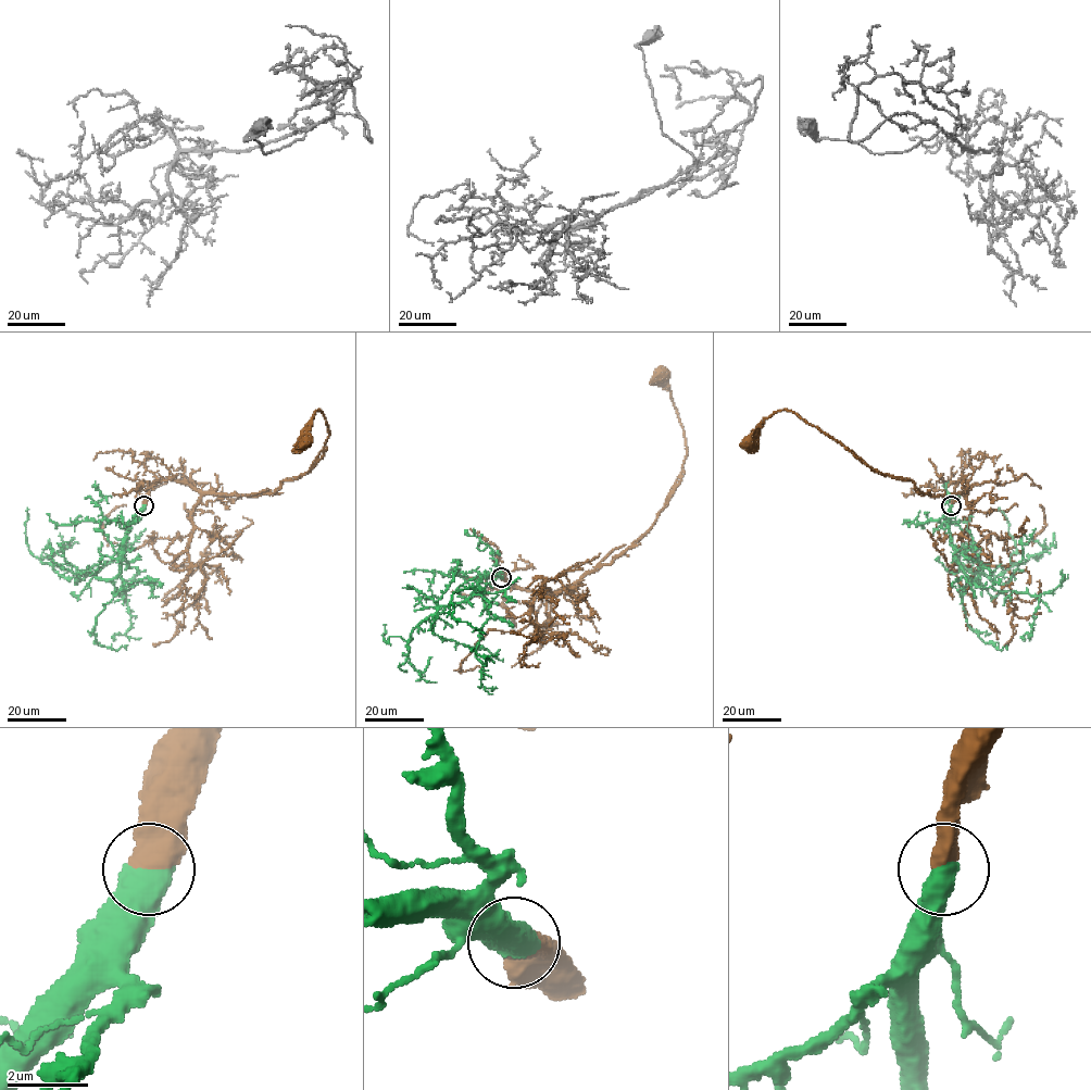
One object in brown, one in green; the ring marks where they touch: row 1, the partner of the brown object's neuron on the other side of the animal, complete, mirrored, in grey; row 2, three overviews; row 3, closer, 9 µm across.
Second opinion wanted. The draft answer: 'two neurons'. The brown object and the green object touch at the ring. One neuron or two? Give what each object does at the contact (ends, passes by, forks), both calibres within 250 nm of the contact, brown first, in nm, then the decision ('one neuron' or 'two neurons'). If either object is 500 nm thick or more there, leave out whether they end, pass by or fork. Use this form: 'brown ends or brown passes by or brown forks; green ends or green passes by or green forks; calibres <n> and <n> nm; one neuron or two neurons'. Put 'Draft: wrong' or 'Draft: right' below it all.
calibres 650 and 750 nm; one neuron
Draft: wrong

